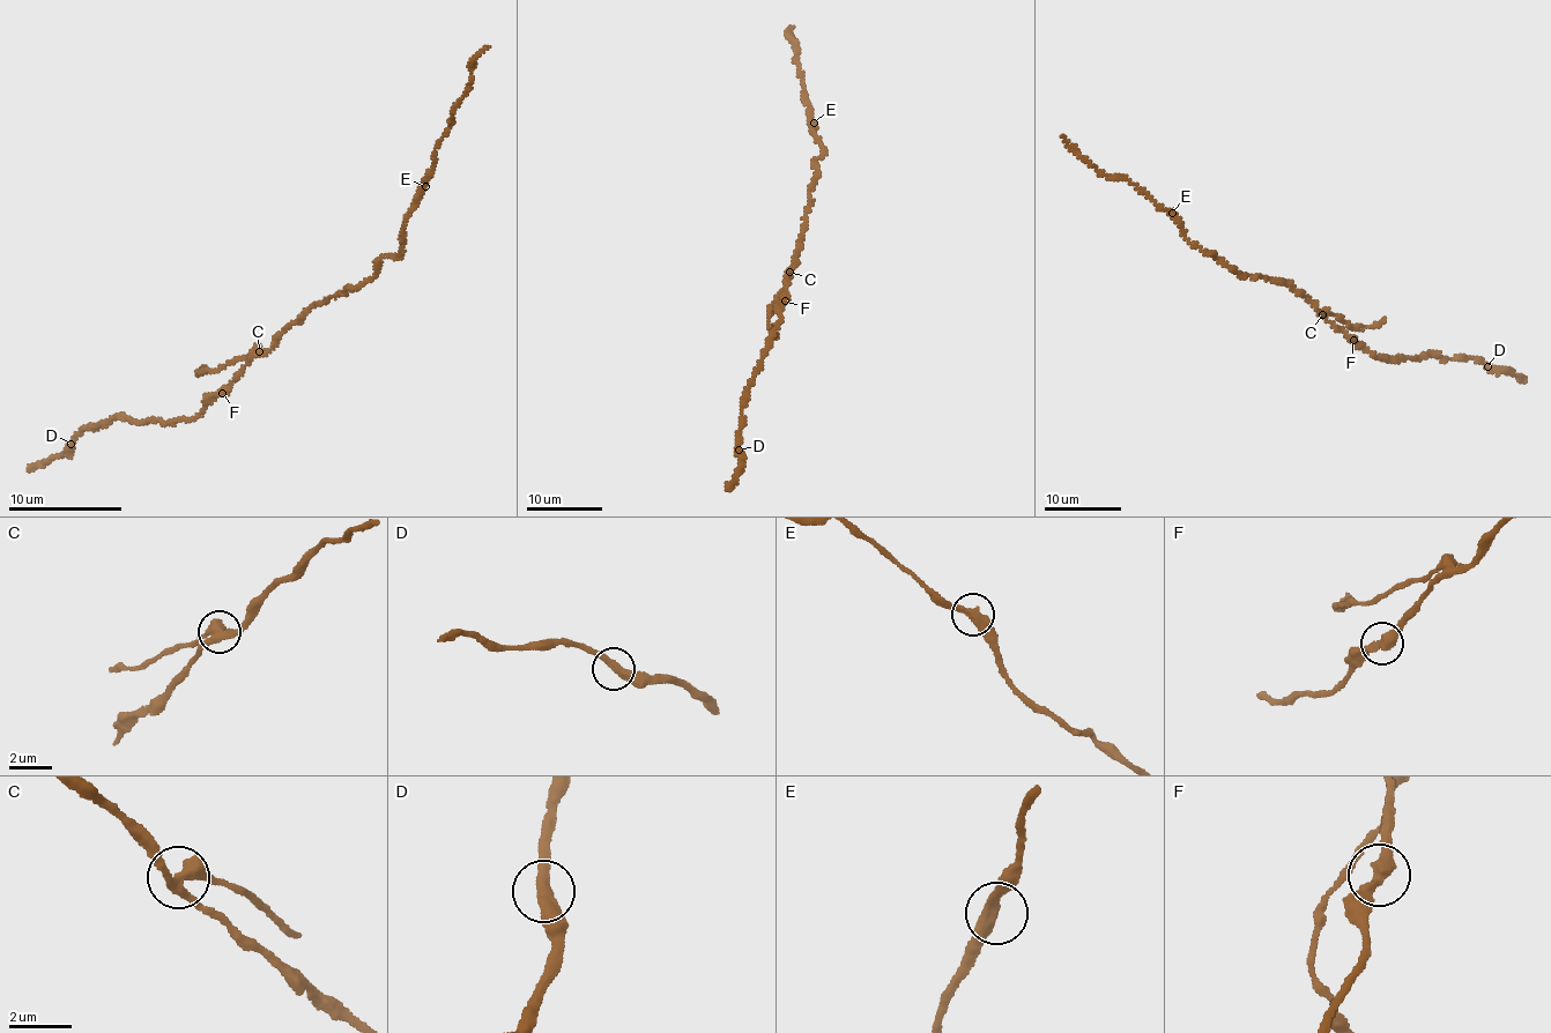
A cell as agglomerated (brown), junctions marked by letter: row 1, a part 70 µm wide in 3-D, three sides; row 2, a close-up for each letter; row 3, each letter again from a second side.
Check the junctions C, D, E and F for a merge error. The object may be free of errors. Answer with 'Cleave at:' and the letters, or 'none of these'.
Cleave at: C

